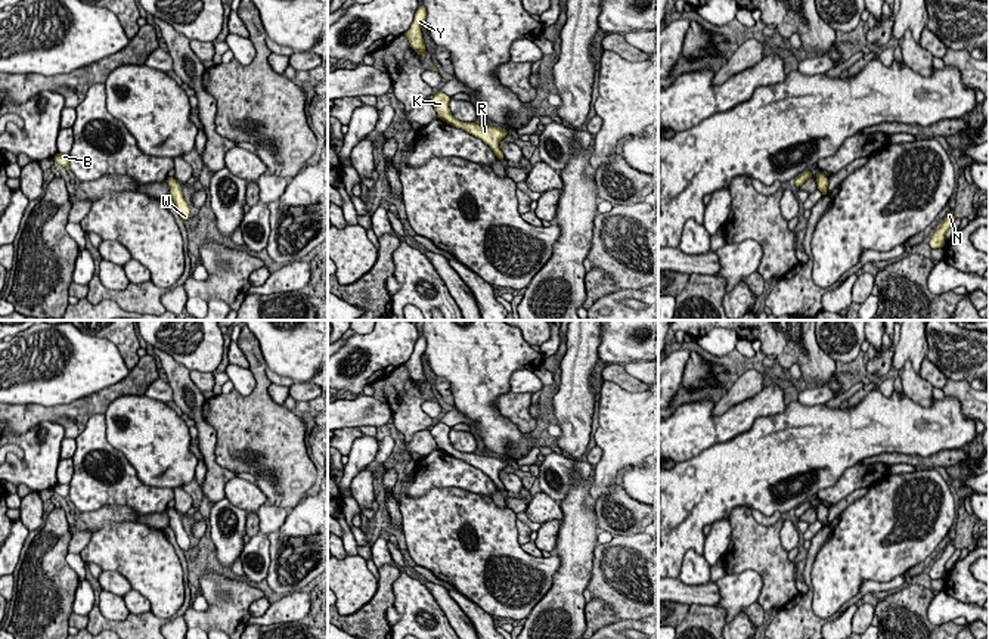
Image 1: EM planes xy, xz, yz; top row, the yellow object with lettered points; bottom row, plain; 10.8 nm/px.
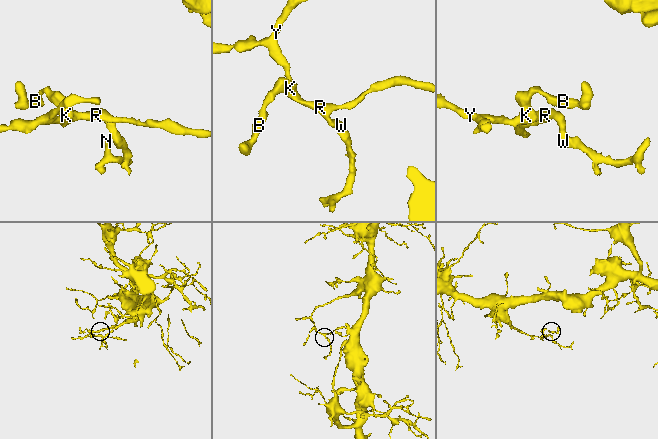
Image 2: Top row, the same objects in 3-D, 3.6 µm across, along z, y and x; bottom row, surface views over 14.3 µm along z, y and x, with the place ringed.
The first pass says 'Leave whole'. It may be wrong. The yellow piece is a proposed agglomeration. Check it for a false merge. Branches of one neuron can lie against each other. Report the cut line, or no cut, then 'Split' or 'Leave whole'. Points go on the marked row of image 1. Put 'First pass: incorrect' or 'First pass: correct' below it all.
No split. Leave whole
First pass: correct

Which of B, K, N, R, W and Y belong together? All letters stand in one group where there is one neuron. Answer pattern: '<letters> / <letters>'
B K N R W Y

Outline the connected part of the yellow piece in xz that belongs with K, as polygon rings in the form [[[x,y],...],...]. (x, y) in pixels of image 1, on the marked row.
[[[435,91],[435,94],[430,97],[431,105],[434,106],[434,109],[437,112],[437,117],[440,120],[446,121],[447,124],[450,124],[456,128],[462,128],[462,130],[468,131],[469,134],[481,139],[486,145],[490,146],[490,149],[494,152],[497,159],[505,159],[505,155],[499,148],[499,142],[509,133],[502,127],[478,125],[475,122],[462,122],[462,121],[456,120],[452,115],[450,108],[449,108],[450,99],[452,97],[443,91]]]

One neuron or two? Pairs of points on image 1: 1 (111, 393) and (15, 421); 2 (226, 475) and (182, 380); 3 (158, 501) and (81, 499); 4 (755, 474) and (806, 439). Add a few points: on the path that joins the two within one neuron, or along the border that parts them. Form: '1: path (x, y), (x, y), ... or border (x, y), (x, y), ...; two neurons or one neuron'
1: path (87, 406), (77, 413), (39, 413); one neuron
2: path (207, 453), (207, 434), (192, 405); one neuron
3: path (139, 498), (136, 495), (101, 495); one neuron
4: path (768, 468), (775, 467), (793, 452); one neuron

